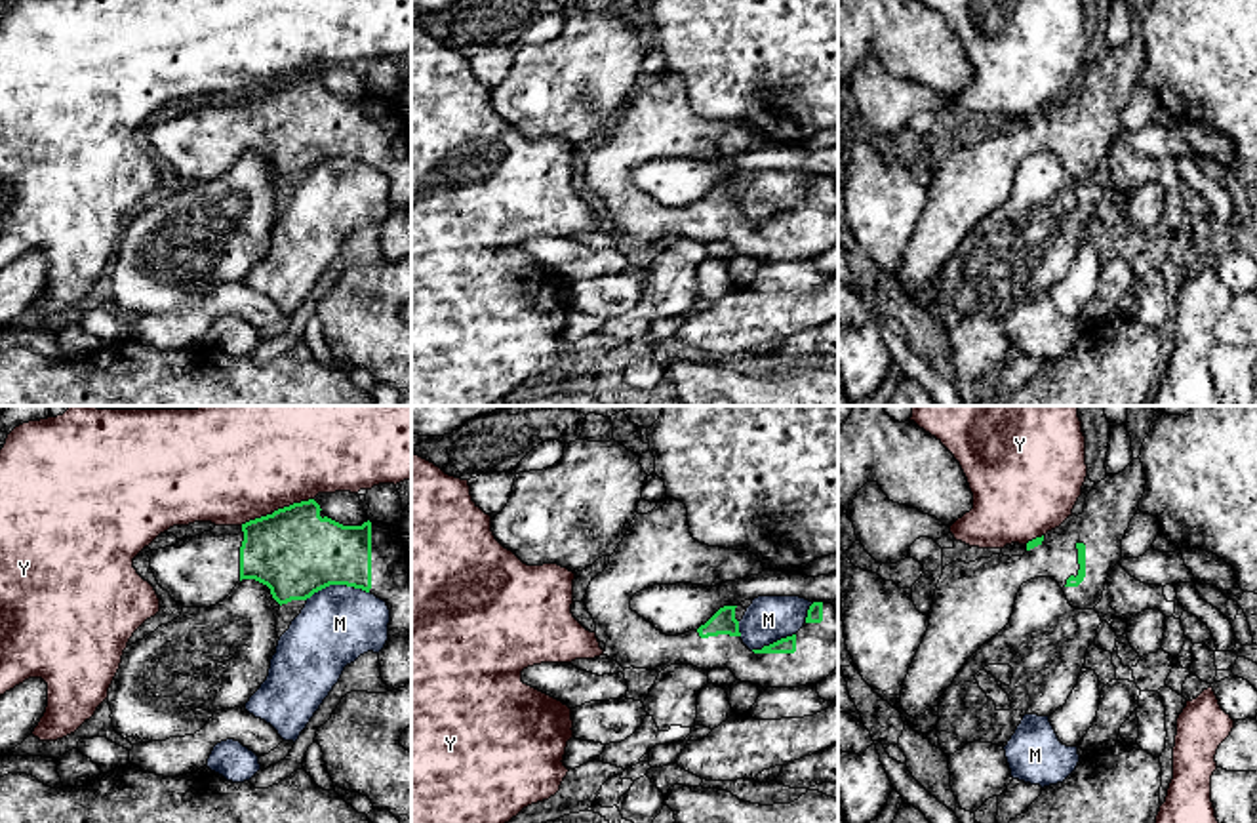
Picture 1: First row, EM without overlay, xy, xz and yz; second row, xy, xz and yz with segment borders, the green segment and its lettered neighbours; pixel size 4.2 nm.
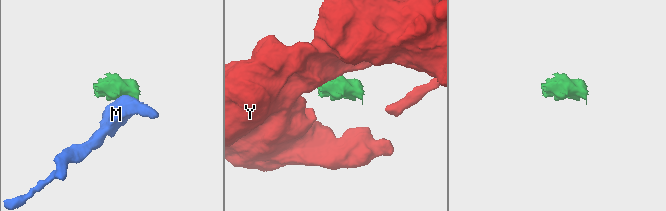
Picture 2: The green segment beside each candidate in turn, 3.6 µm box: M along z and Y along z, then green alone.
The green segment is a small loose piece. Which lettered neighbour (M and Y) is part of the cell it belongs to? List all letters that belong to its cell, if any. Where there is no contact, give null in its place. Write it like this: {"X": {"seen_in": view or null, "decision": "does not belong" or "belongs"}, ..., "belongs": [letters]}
{"M": {"seen_in": "xy", "decision": "does not belong"}, "Y": {"seen_in": "xy", "decision": "does not belong"}, "belongs": []}

